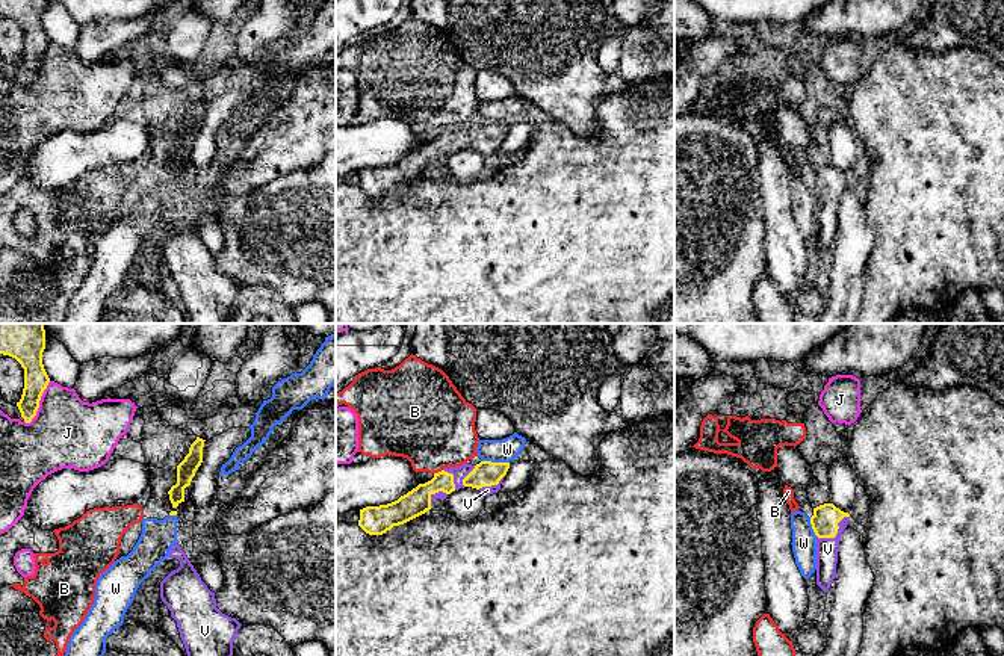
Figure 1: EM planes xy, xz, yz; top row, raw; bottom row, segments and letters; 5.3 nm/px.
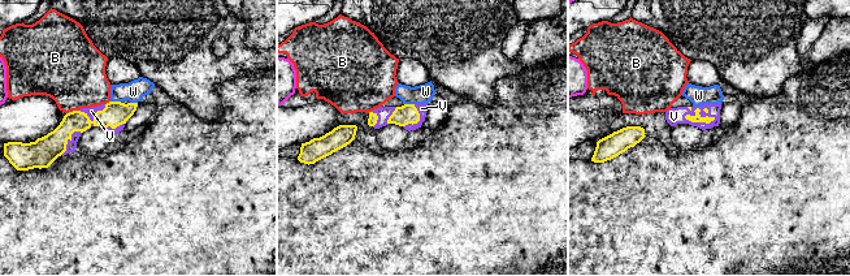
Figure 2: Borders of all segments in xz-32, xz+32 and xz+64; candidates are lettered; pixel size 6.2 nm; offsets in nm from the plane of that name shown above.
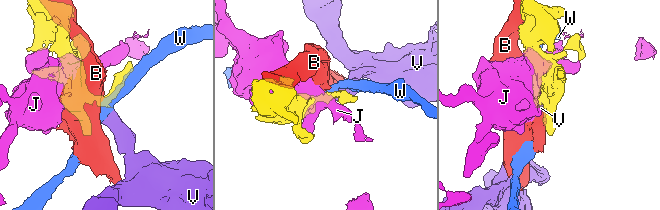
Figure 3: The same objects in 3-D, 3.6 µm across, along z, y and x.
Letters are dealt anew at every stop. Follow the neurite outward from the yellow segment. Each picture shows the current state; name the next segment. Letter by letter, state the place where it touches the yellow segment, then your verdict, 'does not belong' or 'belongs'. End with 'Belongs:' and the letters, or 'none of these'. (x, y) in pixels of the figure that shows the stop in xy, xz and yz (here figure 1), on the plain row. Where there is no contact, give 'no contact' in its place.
B: xz (439, 133) | does not belong
J: xy (38, 65) | does not belong
V: yz (836, 194) | belongs
W: xz (496, 124) | does not belong
Belongs: V

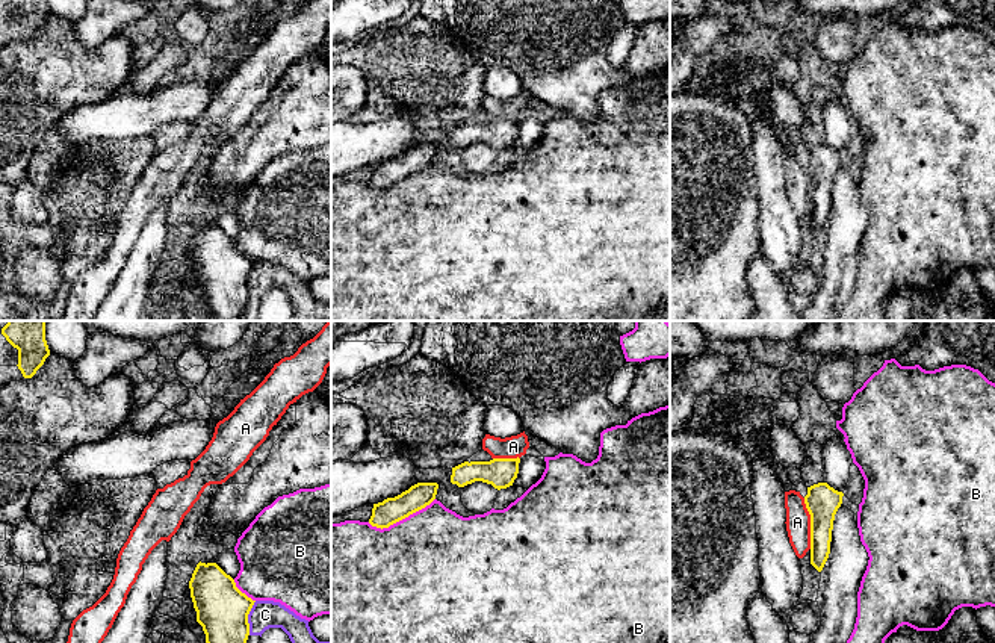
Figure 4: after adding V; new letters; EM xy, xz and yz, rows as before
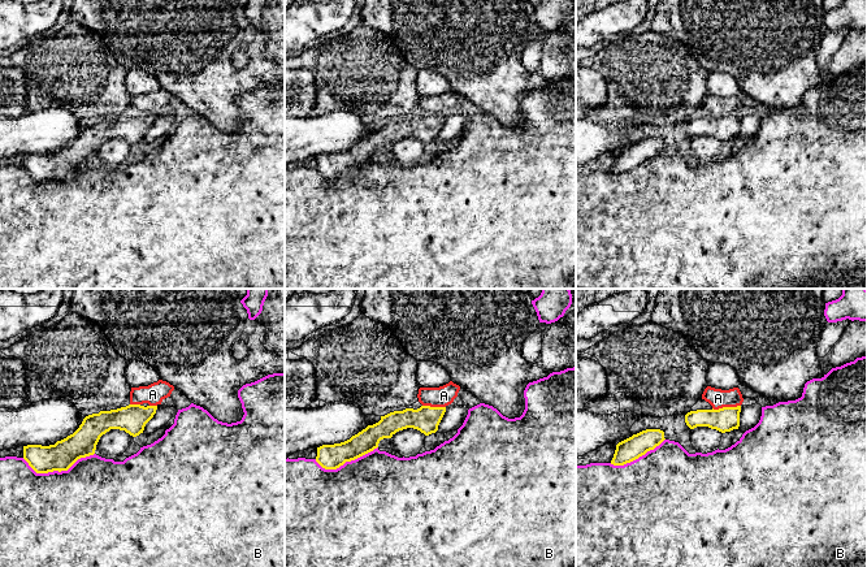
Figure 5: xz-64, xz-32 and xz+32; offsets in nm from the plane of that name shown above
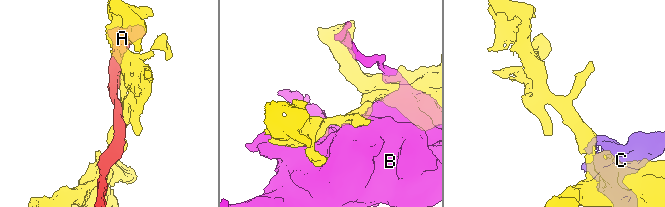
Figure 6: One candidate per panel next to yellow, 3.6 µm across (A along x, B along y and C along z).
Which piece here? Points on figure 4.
A: yz (811, 185) | does not belong
B: xz (401, 180) | does not belong
C: xy (247, 279) | does not belong
Belongs: none of these

